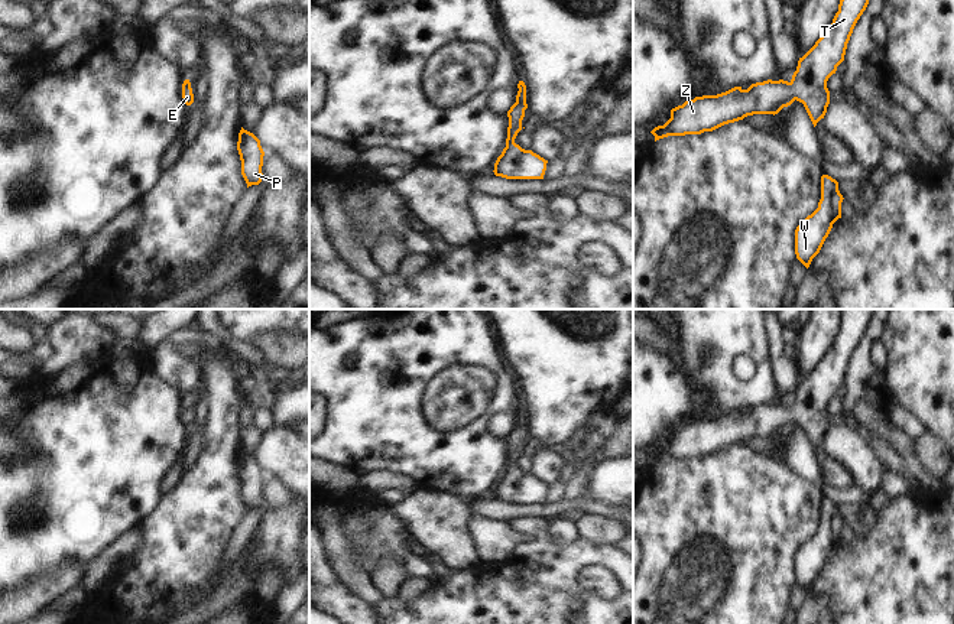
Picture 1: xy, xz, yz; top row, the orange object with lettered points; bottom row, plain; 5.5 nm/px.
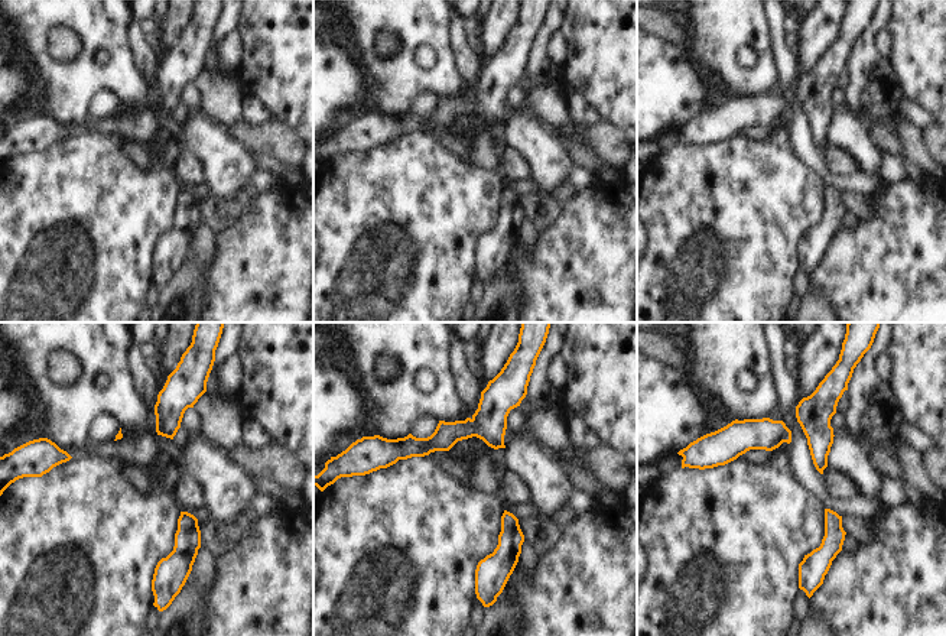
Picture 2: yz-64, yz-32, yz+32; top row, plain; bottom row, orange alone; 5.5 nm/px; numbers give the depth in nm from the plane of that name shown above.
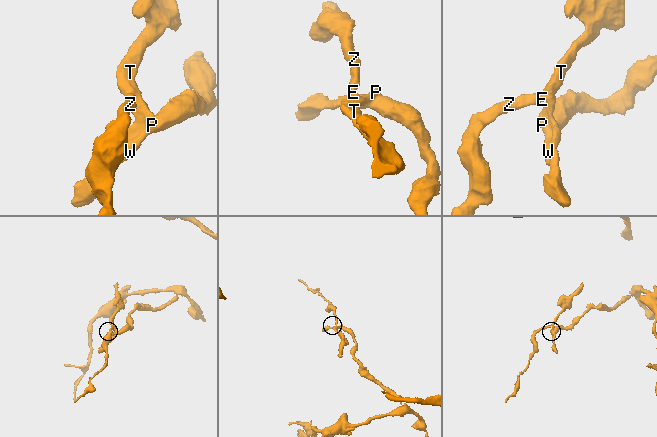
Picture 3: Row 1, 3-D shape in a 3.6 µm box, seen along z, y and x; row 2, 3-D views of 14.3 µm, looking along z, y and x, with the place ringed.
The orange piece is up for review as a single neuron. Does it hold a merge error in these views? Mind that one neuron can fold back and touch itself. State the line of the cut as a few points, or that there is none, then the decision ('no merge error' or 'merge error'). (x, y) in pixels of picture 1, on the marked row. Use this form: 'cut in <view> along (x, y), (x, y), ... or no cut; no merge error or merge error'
no cut; no merge error

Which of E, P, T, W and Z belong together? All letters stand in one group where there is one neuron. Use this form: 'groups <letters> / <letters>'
groups E P T W Z

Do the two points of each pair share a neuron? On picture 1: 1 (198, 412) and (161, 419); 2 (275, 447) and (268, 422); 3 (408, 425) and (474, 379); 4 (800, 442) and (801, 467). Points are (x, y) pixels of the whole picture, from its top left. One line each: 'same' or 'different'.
1: different
2: different
3: different
4: same

